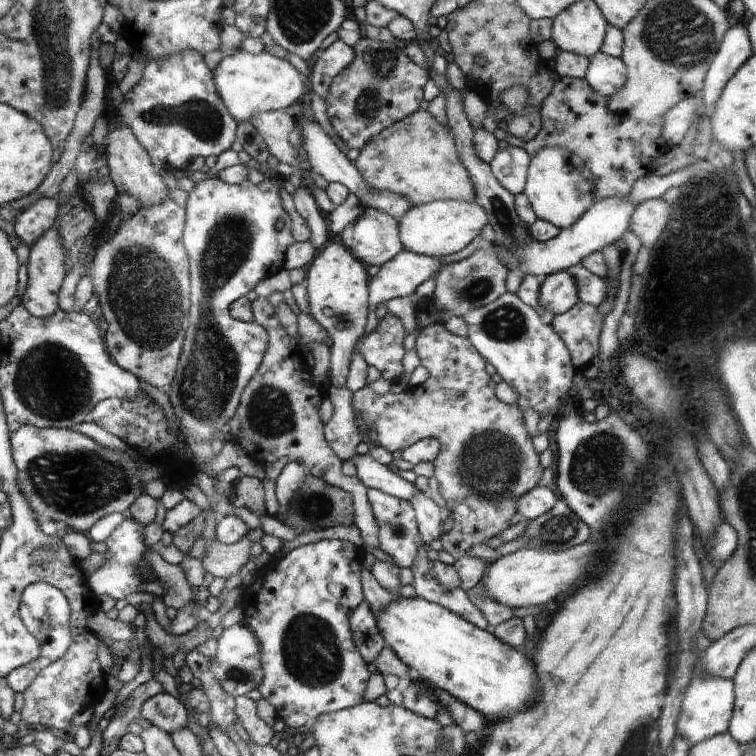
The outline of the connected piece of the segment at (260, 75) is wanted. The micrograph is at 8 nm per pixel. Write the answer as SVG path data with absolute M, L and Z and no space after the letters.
M236 51L232 56L224 55L221 62L214 68L218 94L225 102L226 110L238 122L248 123L260 112L282 110L298 102L307 92L306 78L300 76L293 63L277 58L267 51L252 54L248 51Z

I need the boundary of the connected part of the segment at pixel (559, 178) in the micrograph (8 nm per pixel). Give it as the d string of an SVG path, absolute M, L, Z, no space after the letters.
M548 146L531 157L523 194L537 219L546 220L561 230L574 225L596 202L595 181L590 170L570 150Z

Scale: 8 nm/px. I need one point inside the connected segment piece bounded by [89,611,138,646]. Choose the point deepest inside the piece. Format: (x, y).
(109, 630)

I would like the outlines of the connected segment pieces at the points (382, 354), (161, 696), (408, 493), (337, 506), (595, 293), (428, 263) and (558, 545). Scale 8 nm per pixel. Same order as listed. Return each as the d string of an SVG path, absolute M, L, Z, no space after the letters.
M388 313L367 338L362 338L358 351L369 366L374 366L383 380L390 383L402 372L404 338L407 336L399 317Z
M163 692L148 698L140 708L142 718L159 730L172 735L188 724L188 711L181 699Z
M369 453L356 454L352 460L355 460L355 475L367 489L385 491L386 494L408 502L420 492L414 483L406 481L400 473L393 472L387 465L372 458Z
M306 475L302 485L294 492L283 514L283 525L293 530L318 531L334 526L354 525L354 502L349 492L326 484L320 477Z
M583 265L568 269L576 282L579 301L599 307L608 295L607 282L588 271Z
M403 249L386 262L370 282L371 307L375 310L378 304L412 295L420 284L436 276L442 267L436 258Z
M559 498L552 510L530 520L518 538L528 538L526 549L562 552L588 540L588 526Z

